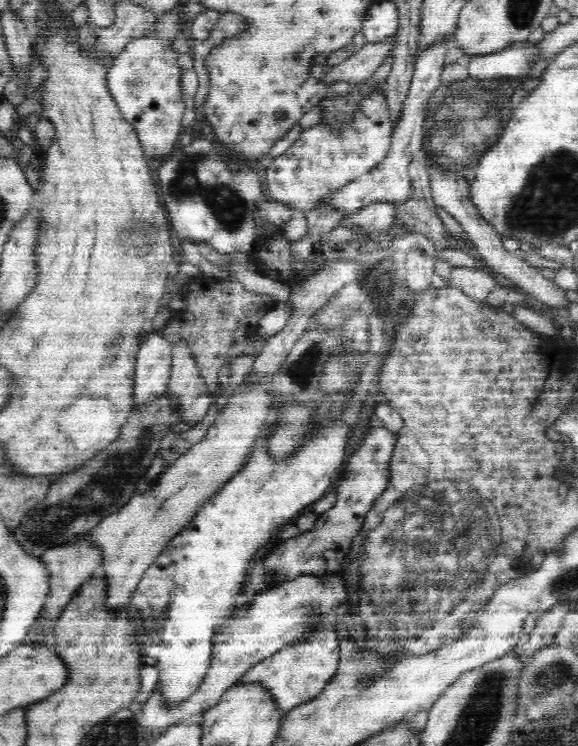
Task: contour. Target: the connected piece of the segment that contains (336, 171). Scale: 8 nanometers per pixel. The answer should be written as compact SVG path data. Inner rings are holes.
M379 96L362 102L350 126L335 132L322 126L302 131L300 138L282 155L276 157L266 169L266 188L275 201L291 208L308 211L320 206L334 190L342 188L374 170L389 154L393 131L388 105Z

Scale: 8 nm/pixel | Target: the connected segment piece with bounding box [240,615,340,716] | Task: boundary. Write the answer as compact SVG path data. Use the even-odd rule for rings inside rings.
M314 615L307 628L307 633L293 645L284 645L272 656L254 665L240 681L244 683L260 683L272 693L280 706L282 716L306 701L313 700L337 672L340 660L340 640L336 640L336 632L332 632L333 623Z

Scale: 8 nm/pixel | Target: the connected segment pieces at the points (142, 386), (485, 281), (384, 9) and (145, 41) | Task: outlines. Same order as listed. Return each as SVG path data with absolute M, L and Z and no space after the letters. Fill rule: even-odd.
M152 330L141 344L135 360L134 376L134 409L142 403L156 400L167 391L171 368L172 343L162 335L161 331Z
M453 267L451 274L451 285L462 289L462 292L471 300L482 302L492 292L496 281L486 271L472 267Z
M383 1L366 12L361 31L367 42L380 42L388 36L394 36L399 29L398 10L394 1Z
M176 7L158 14L157 36L144 35L130 41L114 58L109 69L109 91L119 106L122 116L133 125L147 159L165 158L179 146L177 141L186 103L182 95L183 69L178 64L178 52L170 47L170 39L188 41L189 24L182 19Z

